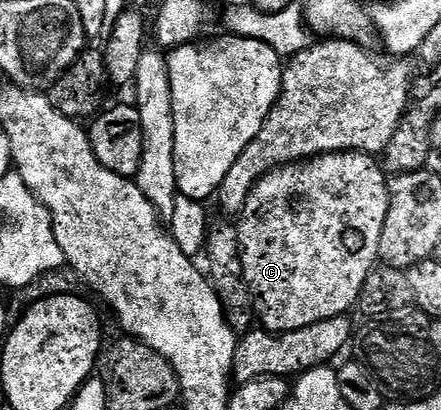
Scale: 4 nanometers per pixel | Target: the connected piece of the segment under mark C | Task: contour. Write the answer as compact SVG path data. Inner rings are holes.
M338 151L328 155L316 155L313 159L305 159L298 163L287 163L283 167L273 169L267 175L260 177L249 193L248 201L244 205L241 218L237 223L243 272L255 302L255 313L258 322L266 330L278 333L305 329L305 325L317 325L317 321L329 321L329 317L347 315L350 312L350 307L354 308L359 302L359 294L365 285L365 277L369 277L369 273L375 270L380 262L381 229L385 229L385 213L389 213L390 200L389 179L381 166L380 160L376 156L365 155L362 151Z

